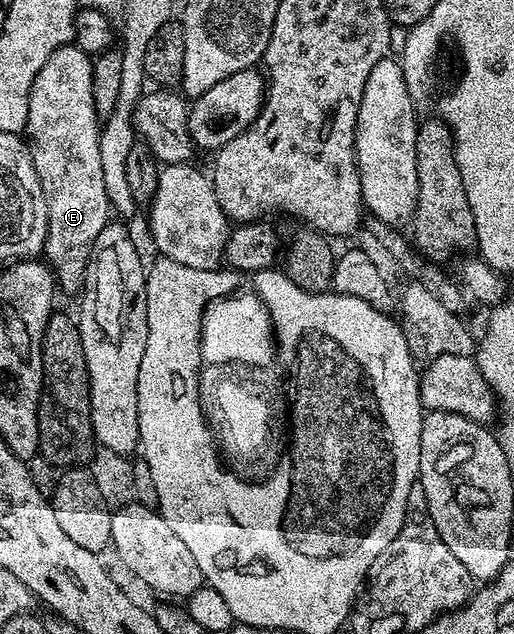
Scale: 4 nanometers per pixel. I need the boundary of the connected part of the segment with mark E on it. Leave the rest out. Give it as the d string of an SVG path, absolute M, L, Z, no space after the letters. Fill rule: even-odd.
M69 45L54 49L42 65L34 85L30 89L28 126L26 139L32 152L32 164L40 178L42 193L48 210L48 239L44 242L43 254L52 268L59 286L68 291L79 292L84 285L84 274L94 245L94 237L110 222L108 195L110 188L102 181L102 153L100 152L100 128L95 111L94 94L91 93L93 56L81 47Z

